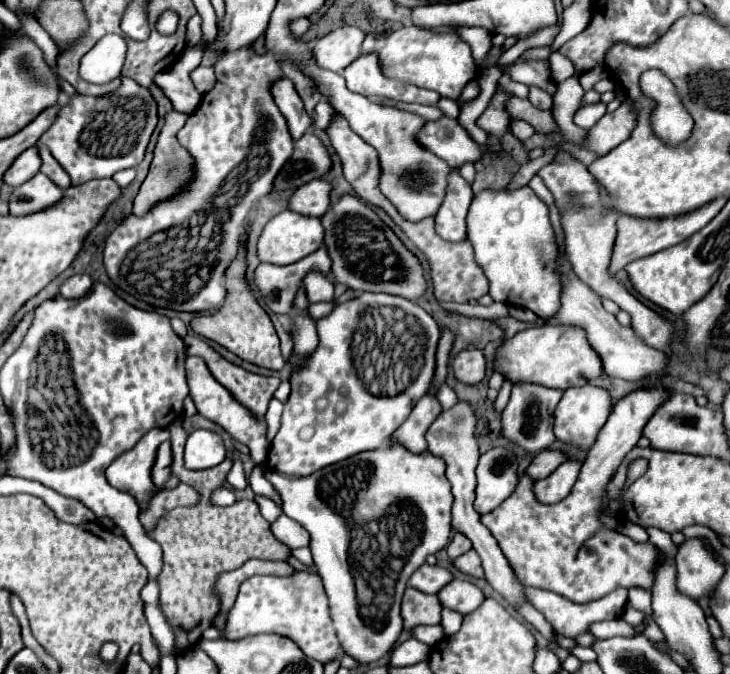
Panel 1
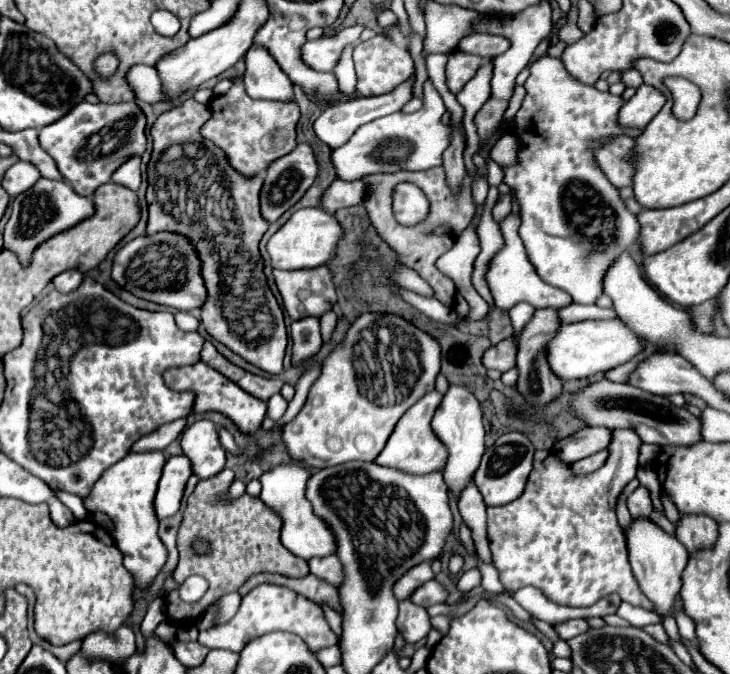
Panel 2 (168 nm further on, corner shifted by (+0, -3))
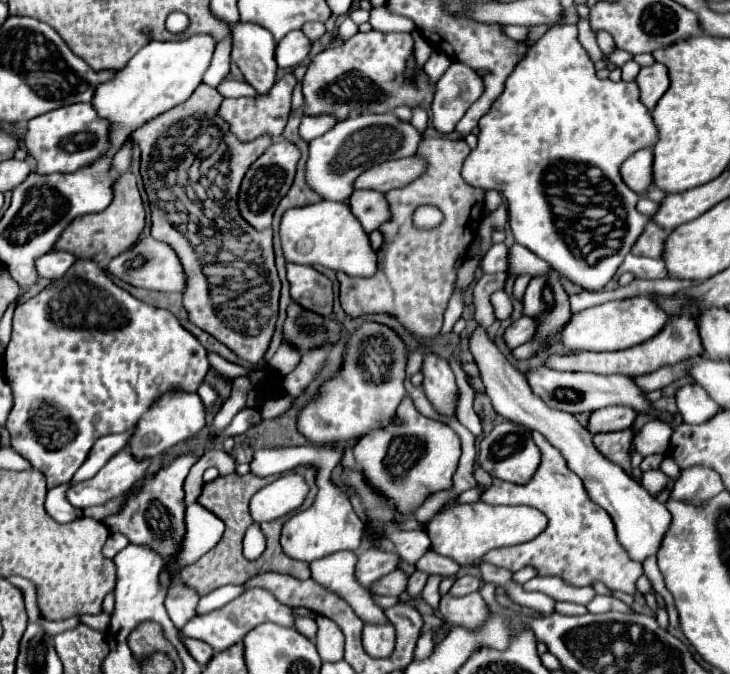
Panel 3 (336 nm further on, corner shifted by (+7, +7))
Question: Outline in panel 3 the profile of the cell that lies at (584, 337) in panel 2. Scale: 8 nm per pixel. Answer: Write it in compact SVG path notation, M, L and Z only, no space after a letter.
M647 296L613 300L571 314L571 320L561 332L561 344L571 352L615 352L653 338L663 328L665 320L667 314L661 312L657 304L653 304L653 300L649 300Z

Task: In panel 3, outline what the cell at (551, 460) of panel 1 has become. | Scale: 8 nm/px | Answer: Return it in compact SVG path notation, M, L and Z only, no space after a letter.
M609 406L609 408L601 408L595 410L589 416L587 422L587 430L595 436L595 434L603 434L603 432L615 432L615 430L627 430L633 420L635 420L635 412L625 408L625 406Z

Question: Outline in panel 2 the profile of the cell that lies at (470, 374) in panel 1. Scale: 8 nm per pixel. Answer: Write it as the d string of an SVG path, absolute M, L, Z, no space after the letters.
M510 336L510 338L498 342L496 346L490 346L484 352L484 366L500 370L500 372L506 372L506 370L514 368L516 354L518 354L518 346L516 346L514 336Z

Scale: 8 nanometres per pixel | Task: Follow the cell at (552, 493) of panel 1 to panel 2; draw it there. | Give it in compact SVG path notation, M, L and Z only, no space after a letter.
M600 450L600 452L596 452L596 454L592 454L592 456L584 458L584 460L578 460L576 464L572 464L572 472L590 474L590 472L602 468L606 464L606 460L608 460L608 450Z

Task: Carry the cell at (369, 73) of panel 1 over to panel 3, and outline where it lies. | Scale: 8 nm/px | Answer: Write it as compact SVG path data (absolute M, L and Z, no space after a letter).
M371 30L367 34L361 34L361 32L355 34L351 40L347 40L341 46L319 52L307 66L307 74L303 78L303 96L307 102L305 112L313 116L327 112L327 114L337 116L339 120L345 120L353 114L363 114L363 112L377 112L377 114L393 112L401 104L409 108L421 106L421 104L429 106L433 100L433 86L427 82L425 74L423 74L423 80L403 84L403 68L411 50L413 50L411 34L383 34L383 32Z

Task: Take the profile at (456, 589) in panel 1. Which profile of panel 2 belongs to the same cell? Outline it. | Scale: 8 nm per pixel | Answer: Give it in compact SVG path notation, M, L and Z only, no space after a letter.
M428 580L428 584L422 584L420 588L416 588L410 596L410 600L414 604L420 606L432 606L432 604L442 604L446 600L448 592L442 584L438 584L436 580Z

